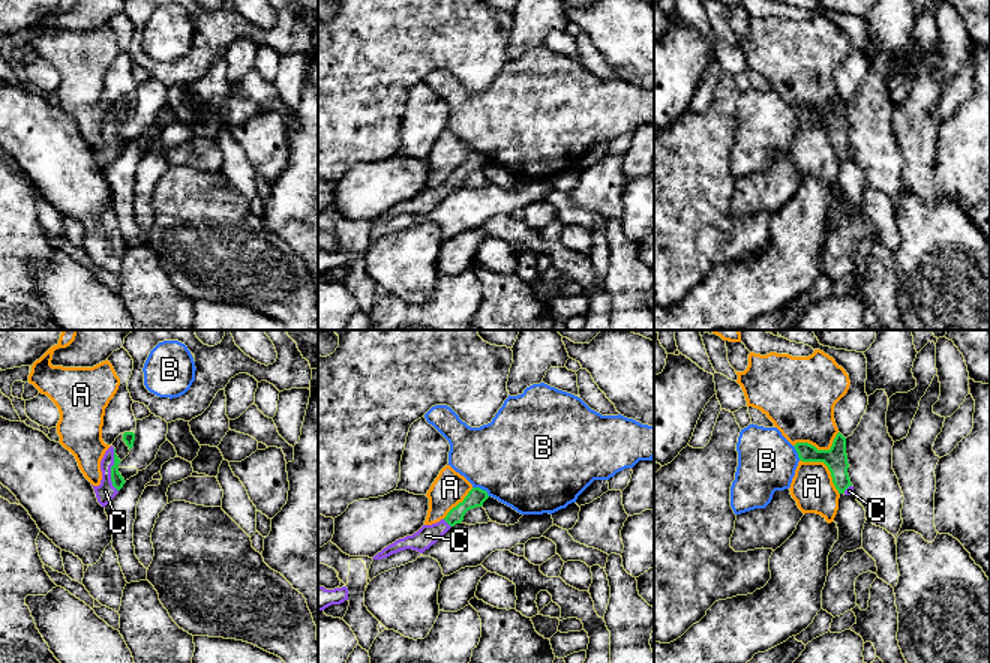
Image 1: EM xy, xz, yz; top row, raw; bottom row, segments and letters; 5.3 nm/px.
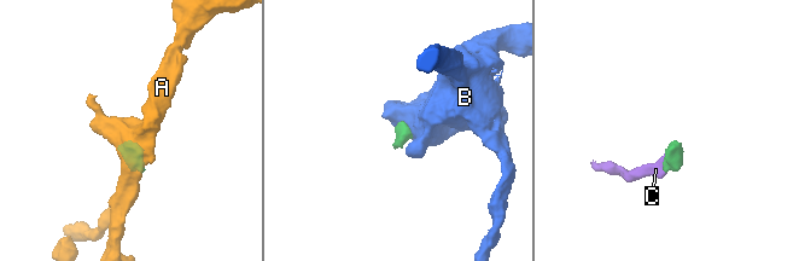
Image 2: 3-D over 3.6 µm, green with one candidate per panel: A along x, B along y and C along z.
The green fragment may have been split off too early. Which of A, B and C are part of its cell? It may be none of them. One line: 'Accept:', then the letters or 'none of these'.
Accept: C

